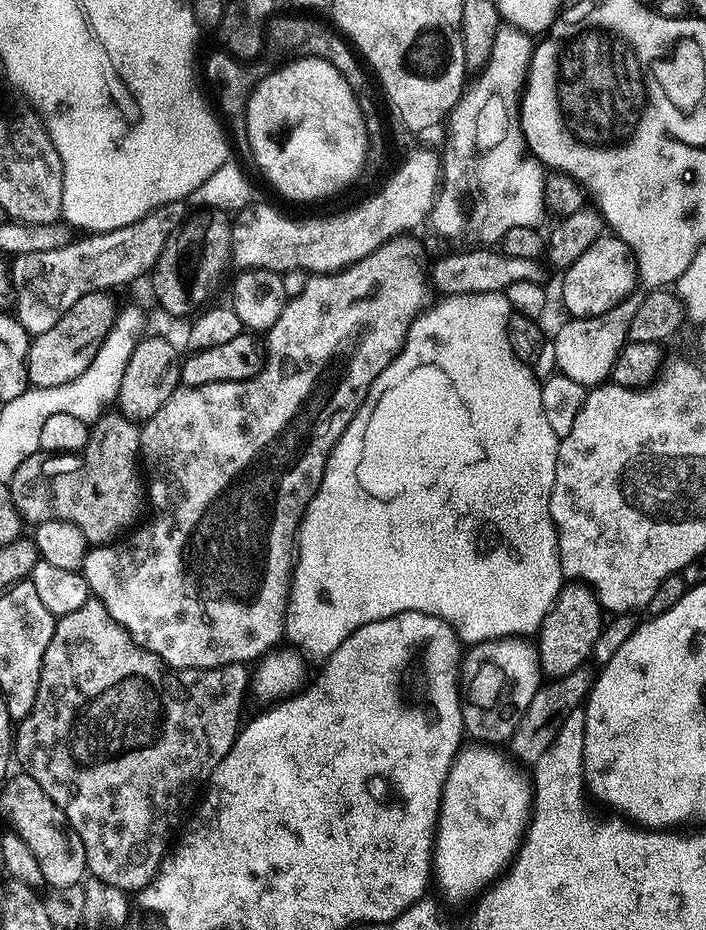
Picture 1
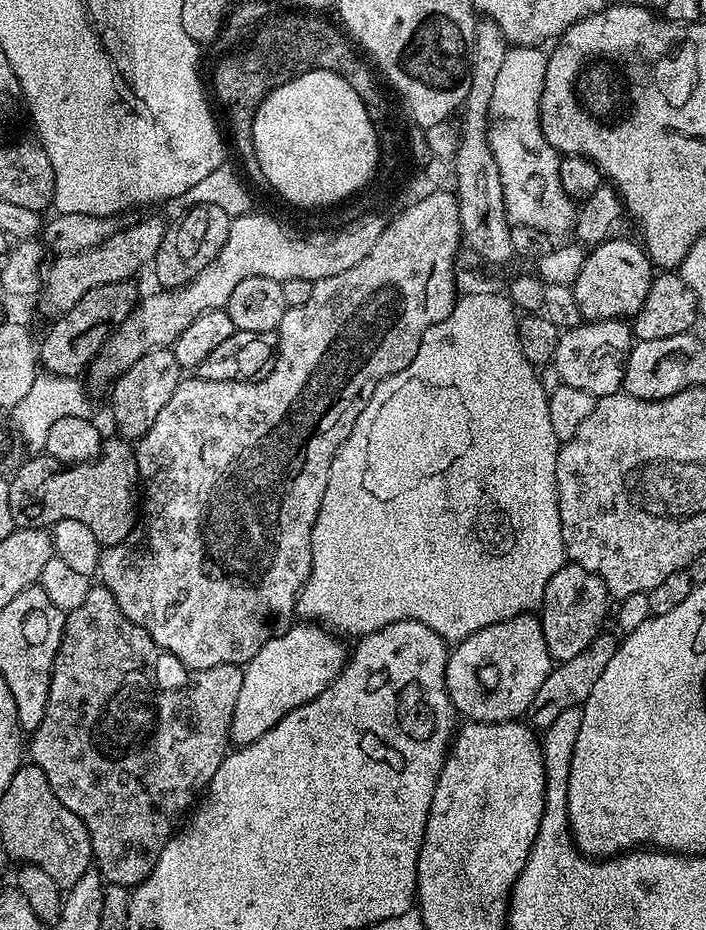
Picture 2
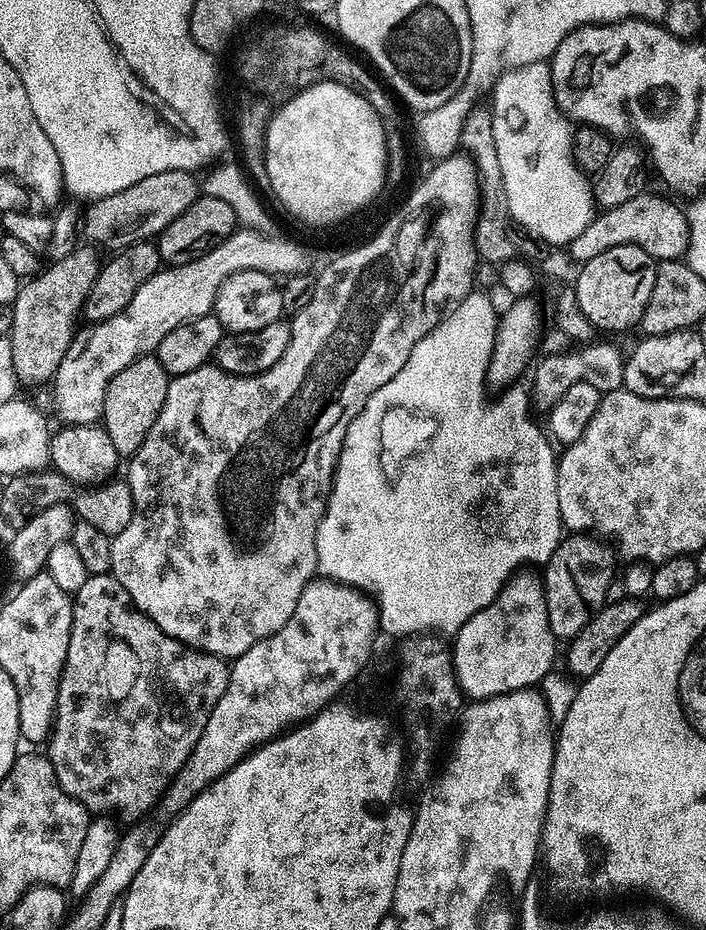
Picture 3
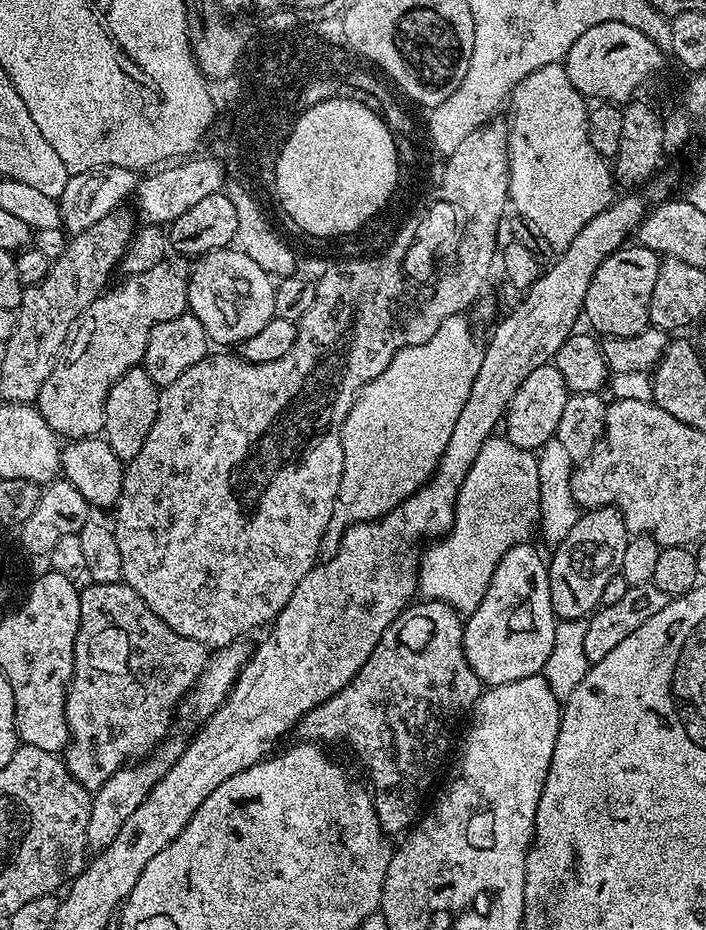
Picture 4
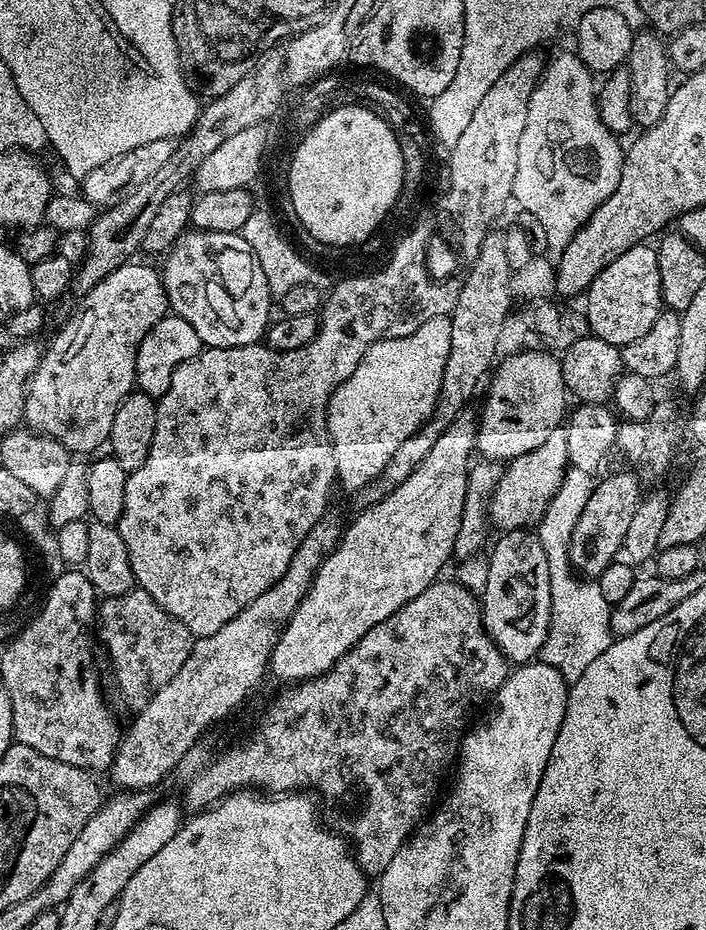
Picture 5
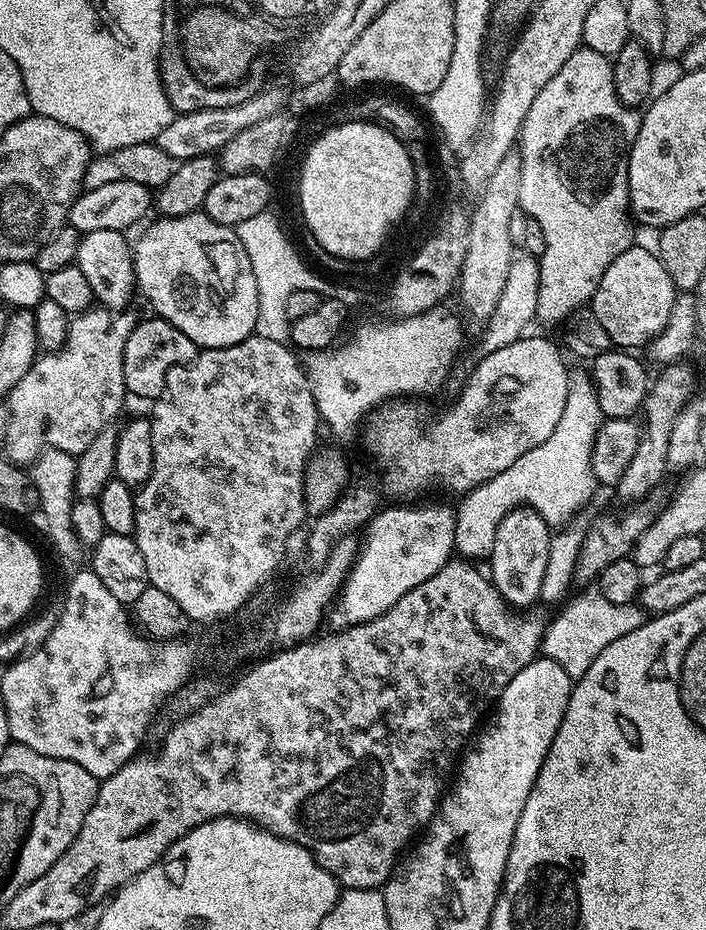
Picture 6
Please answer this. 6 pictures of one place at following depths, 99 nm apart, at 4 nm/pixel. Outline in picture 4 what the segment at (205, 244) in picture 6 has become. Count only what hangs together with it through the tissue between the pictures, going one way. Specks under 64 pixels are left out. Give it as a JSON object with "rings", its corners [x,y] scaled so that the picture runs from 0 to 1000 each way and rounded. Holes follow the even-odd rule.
{"rings":[[[339,266],[310,267],[293,271],[271,285],[266,295],[266,334],[280,342],[280,346],[286,346],[302,371],[339,372],[385,344],[390,311],[387,298]]]}

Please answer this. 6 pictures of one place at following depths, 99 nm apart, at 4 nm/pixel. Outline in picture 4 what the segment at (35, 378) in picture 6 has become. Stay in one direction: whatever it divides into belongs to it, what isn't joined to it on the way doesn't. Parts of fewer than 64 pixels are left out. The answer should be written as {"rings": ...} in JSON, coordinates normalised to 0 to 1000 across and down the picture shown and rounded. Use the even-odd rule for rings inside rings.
{"rings":[[[261,277],[251,281],[251,284],[244,284],[242,278],[235,278],[201,295],[171,300],[173,303],[166,310],[154,309],[139,322],[127,325],[127,329],[122,329],[92,373],[91,382],[76,394],[71,406],[65,406],[48,432],[59,449],[65,449],[68,457],[79,463],[81,470],[96,475],[120,473],[123,469],[140,470],[147,462],[147,438],[152,425],[156,424],[164,409],[203,388],[207,381],[207,367],[212,365],[212,355],[224,351],[224,346],[252,342],[259,335],[266,334],[269,284]]]}

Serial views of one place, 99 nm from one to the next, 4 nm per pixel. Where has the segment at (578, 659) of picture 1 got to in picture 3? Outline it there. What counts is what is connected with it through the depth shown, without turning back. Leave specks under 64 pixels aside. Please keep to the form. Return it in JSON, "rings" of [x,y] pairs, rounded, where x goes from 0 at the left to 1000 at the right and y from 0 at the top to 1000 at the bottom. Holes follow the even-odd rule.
{"rings":[[[810,574],[795,580],[776,605],[769,608],[773,660],[779,665],[779,677],[789,689],[810,689],[824,673],[834,671],[856,653],[858,634],[870,624],[867,598],[868,590],[860,584],[833,574]]]}

